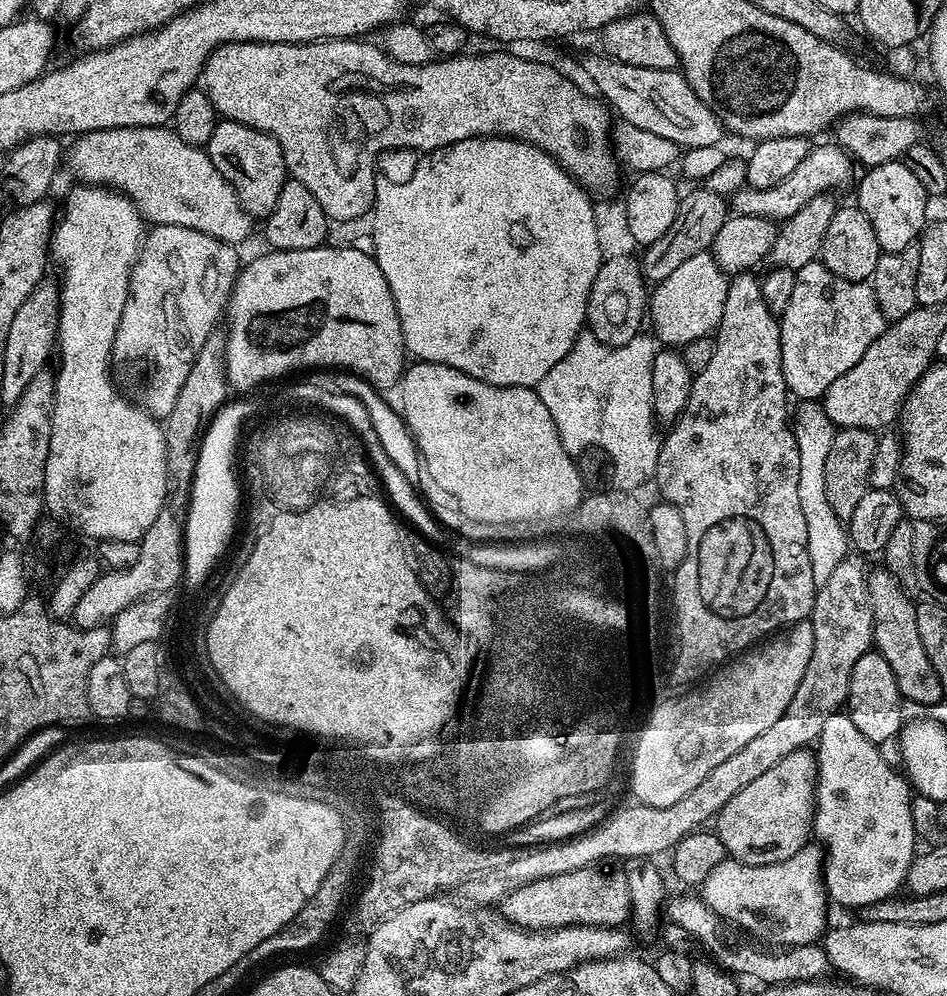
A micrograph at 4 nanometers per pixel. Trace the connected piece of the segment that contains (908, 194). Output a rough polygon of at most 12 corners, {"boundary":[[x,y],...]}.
{"boundary":[[899,159],[865,171],[856,196],[881,252],[926,227],[928,191]]}

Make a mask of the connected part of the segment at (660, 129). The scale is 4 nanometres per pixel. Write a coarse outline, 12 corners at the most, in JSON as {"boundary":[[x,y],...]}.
{"boundary":[[590,54],[589,83],[625,123],[685,149],[723,124],[679,69]]}

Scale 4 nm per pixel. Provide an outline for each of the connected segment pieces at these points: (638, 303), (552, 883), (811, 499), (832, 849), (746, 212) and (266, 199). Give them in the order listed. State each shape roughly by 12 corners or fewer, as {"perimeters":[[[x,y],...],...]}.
{"perimeters":[[[639,259],[603,261],[587,331],[612,348],[641,335],[649,285]],[[623,867],[530,882],[498,911],[530,932],[627,925]],[[817,401],[795,405],[798,506],[817,586],[850,554],[826,498],[837,431]],[[848,717],[814,745],[833,905],[893,899],[918,855],[909,781]],[[835,143],[813,147],[778,186],[739,188],[738,216],[789,220],[815,196],[852,180]],[[221,119],[206,151],[249,216],[288,176],[268,132]]]}

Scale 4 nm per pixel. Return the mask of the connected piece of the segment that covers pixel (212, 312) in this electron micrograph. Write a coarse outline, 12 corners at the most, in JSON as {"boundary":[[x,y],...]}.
{"boundary":[[186,226],[147,229],[110,364],[167,418],[242,267]]}

